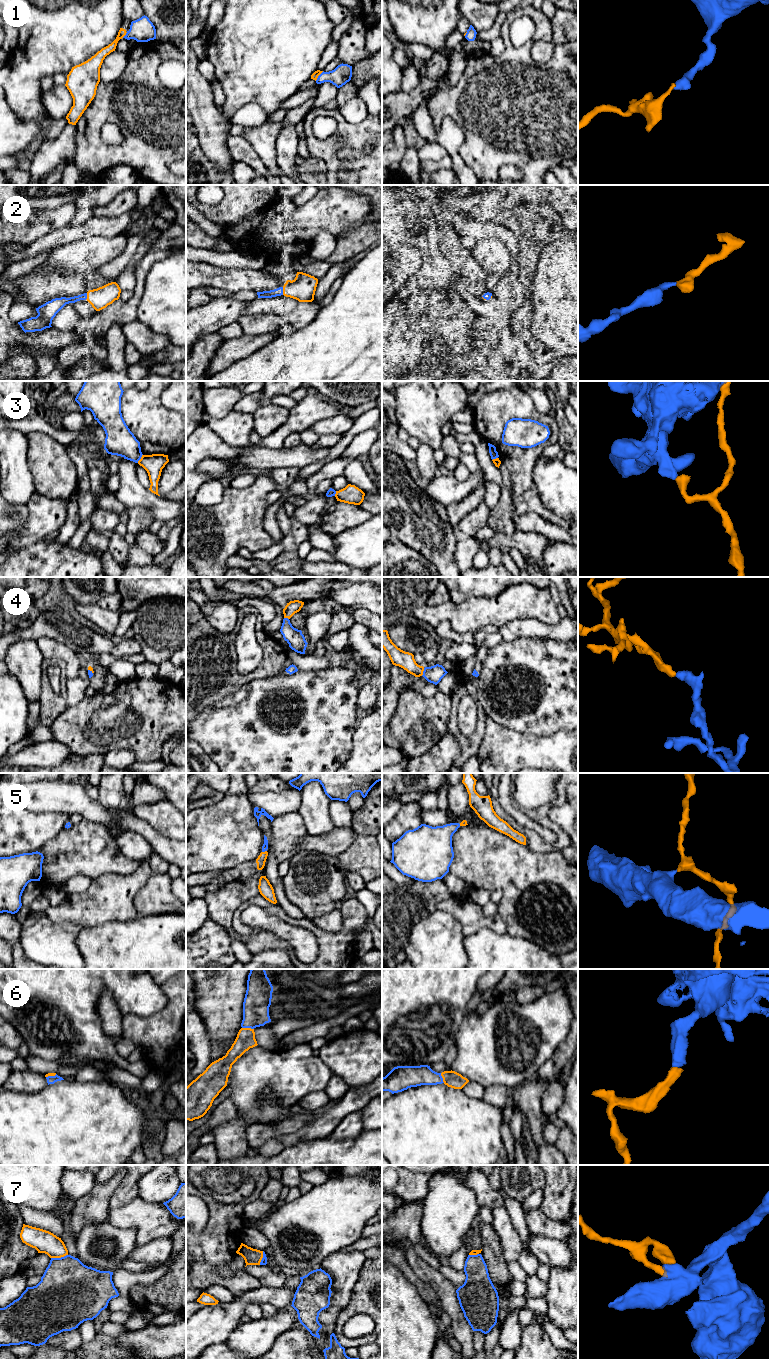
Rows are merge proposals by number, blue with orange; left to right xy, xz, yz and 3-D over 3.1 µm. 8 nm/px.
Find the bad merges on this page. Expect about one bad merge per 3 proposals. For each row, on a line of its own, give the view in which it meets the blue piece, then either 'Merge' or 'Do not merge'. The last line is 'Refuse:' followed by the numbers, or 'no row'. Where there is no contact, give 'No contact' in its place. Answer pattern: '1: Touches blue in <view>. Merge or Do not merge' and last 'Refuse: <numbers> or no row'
1: Touches blue in xz. Merge
2: Touches blue in xz. Merge
3: Touches blue in xy. Do not merge
4: Touches blue in yz. Merge
5: Touches blue in xz. Merge
6: Touches blue in xz. Merge
7: Touches blue in xy. Do not merge
Refuse: 3, 7

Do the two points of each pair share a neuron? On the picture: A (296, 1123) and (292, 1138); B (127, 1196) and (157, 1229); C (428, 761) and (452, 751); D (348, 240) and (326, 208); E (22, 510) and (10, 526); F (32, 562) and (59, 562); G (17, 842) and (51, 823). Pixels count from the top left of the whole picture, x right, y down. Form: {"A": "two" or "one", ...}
{"A": "two", "B": "two", "C": "one", "D": "two", "E": "one", "F": "one", "G": "one"}

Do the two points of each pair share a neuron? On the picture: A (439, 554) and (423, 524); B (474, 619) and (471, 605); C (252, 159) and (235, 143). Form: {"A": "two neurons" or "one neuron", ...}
{"A": "one neuron", "B": "one neuron", "C": "one neuron"}

